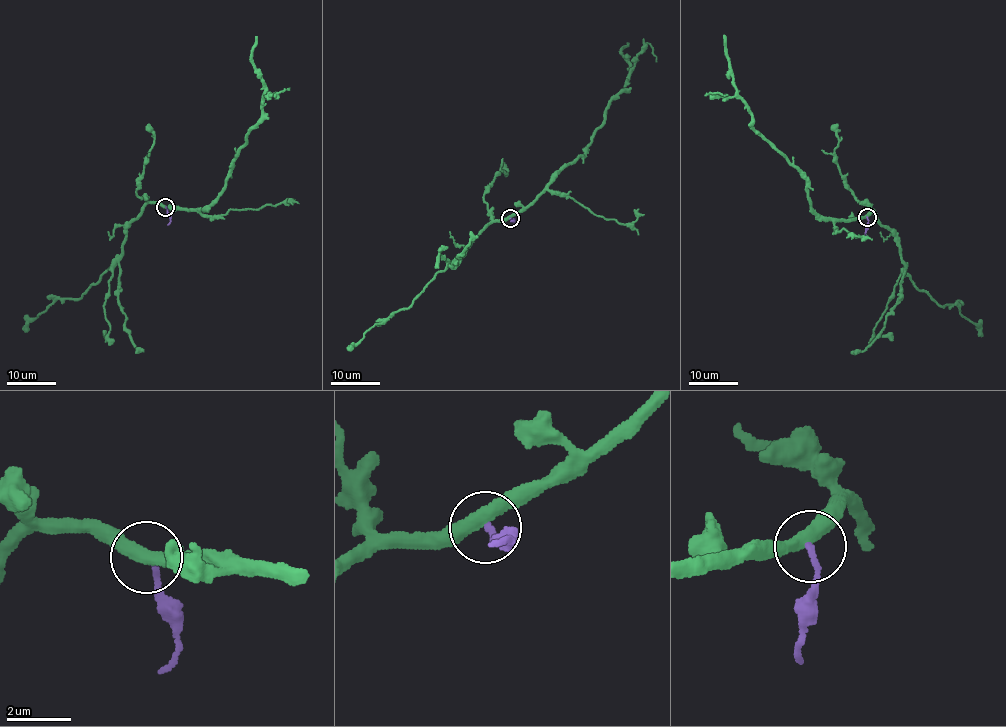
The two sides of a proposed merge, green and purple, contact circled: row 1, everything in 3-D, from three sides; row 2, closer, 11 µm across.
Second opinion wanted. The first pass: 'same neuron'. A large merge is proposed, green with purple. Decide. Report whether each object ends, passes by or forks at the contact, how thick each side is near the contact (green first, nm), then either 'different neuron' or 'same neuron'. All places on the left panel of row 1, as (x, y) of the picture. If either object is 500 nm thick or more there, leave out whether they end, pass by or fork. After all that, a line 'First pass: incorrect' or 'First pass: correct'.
green passes by; purple ends there; 400 nm thick on the green side, 180 nm on the other; different neuron
First pass: incorrect

